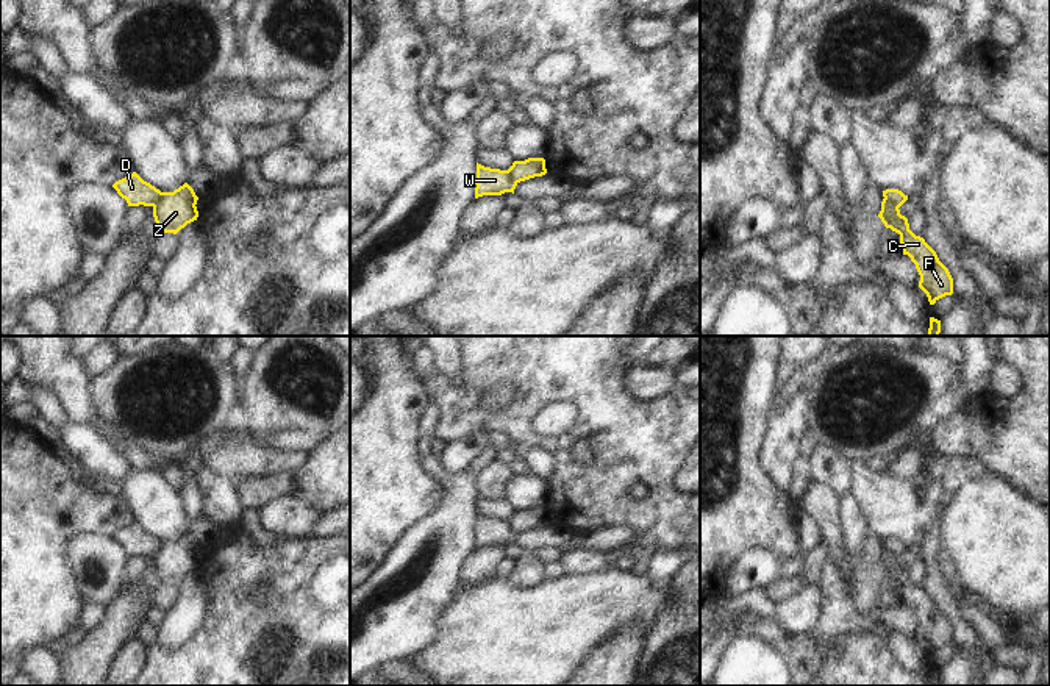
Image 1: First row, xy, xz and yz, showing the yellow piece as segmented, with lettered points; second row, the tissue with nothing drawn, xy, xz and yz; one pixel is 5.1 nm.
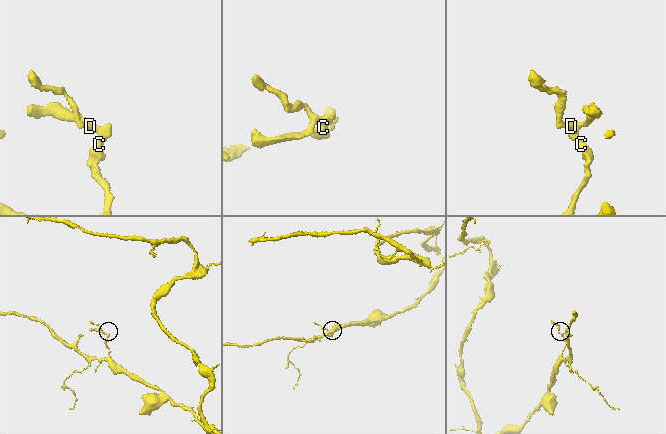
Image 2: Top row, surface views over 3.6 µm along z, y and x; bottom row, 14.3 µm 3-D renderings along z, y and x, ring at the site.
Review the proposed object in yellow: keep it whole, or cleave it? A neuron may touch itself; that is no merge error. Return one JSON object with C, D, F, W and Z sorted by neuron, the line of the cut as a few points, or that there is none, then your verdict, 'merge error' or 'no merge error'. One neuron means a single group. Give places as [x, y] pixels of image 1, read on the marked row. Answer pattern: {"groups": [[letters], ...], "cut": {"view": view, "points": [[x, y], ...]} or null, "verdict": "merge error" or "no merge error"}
{"groups": [["C", "F", "Z"], ["D", "W"]], "cut": {"view": "xy", "points": [[163, 192], [153, 207]]}, "verdict": "merge error"}

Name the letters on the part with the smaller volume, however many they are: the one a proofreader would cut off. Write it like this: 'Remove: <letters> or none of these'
Remove: D, W

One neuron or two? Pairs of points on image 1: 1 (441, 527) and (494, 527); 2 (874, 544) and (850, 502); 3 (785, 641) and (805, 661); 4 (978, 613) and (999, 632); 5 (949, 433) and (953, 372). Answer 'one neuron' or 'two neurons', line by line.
1: two neurons
2: two neurons
3: one neuron
4: one neuron
5: two neurons

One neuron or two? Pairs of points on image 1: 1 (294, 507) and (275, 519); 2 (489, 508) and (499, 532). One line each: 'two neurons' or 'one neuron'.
1: one neuron
2: two neurons

